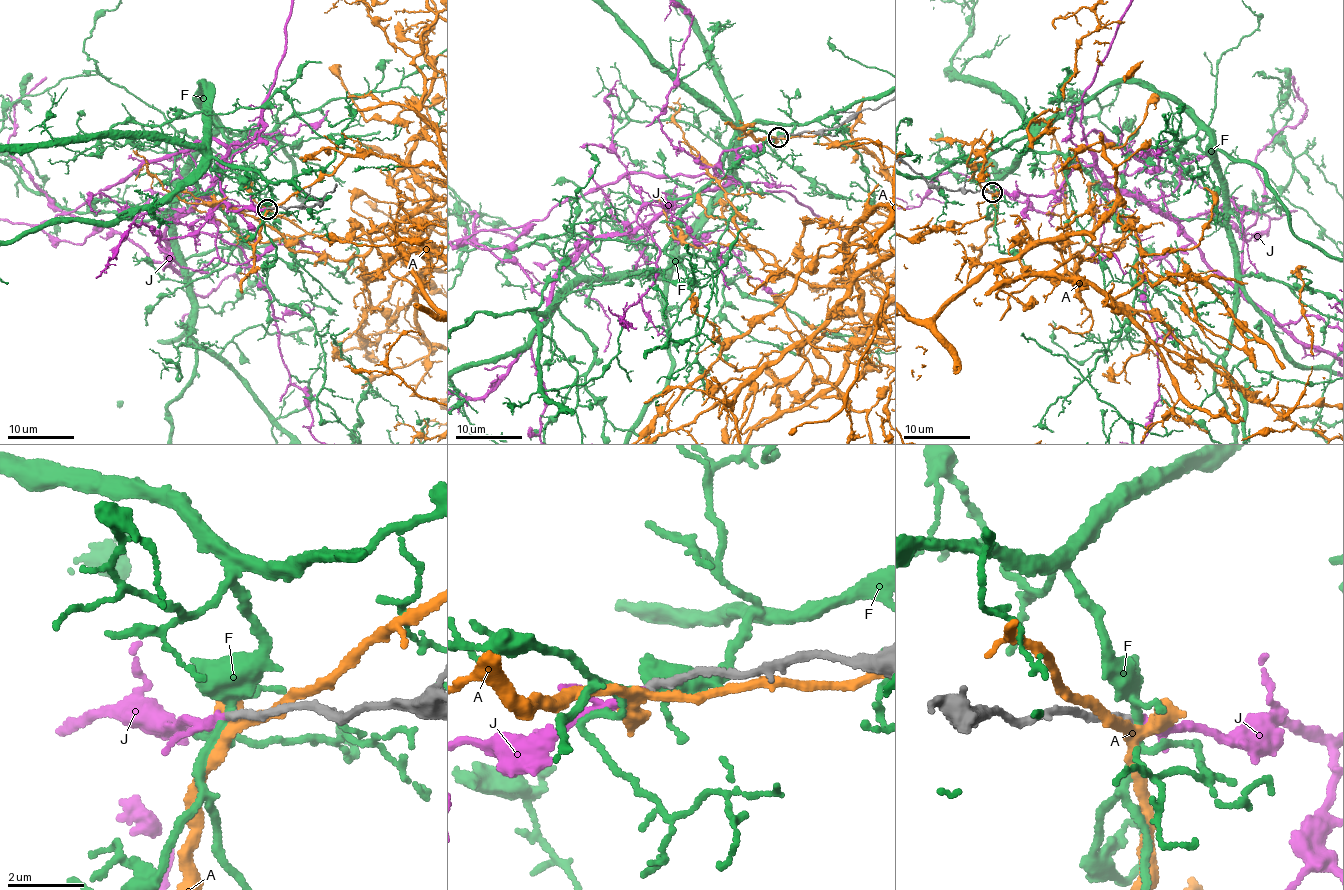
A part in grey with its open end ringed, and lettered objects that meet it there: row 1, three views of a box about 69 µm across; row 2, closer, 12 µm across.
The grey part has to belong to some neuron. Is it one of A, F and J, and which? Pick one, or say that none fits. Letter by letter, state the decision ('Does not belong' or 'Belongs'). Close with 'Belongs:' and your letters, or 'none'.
A: Does not belong
F: Does not belong
J: Belongs
Belongs: J

